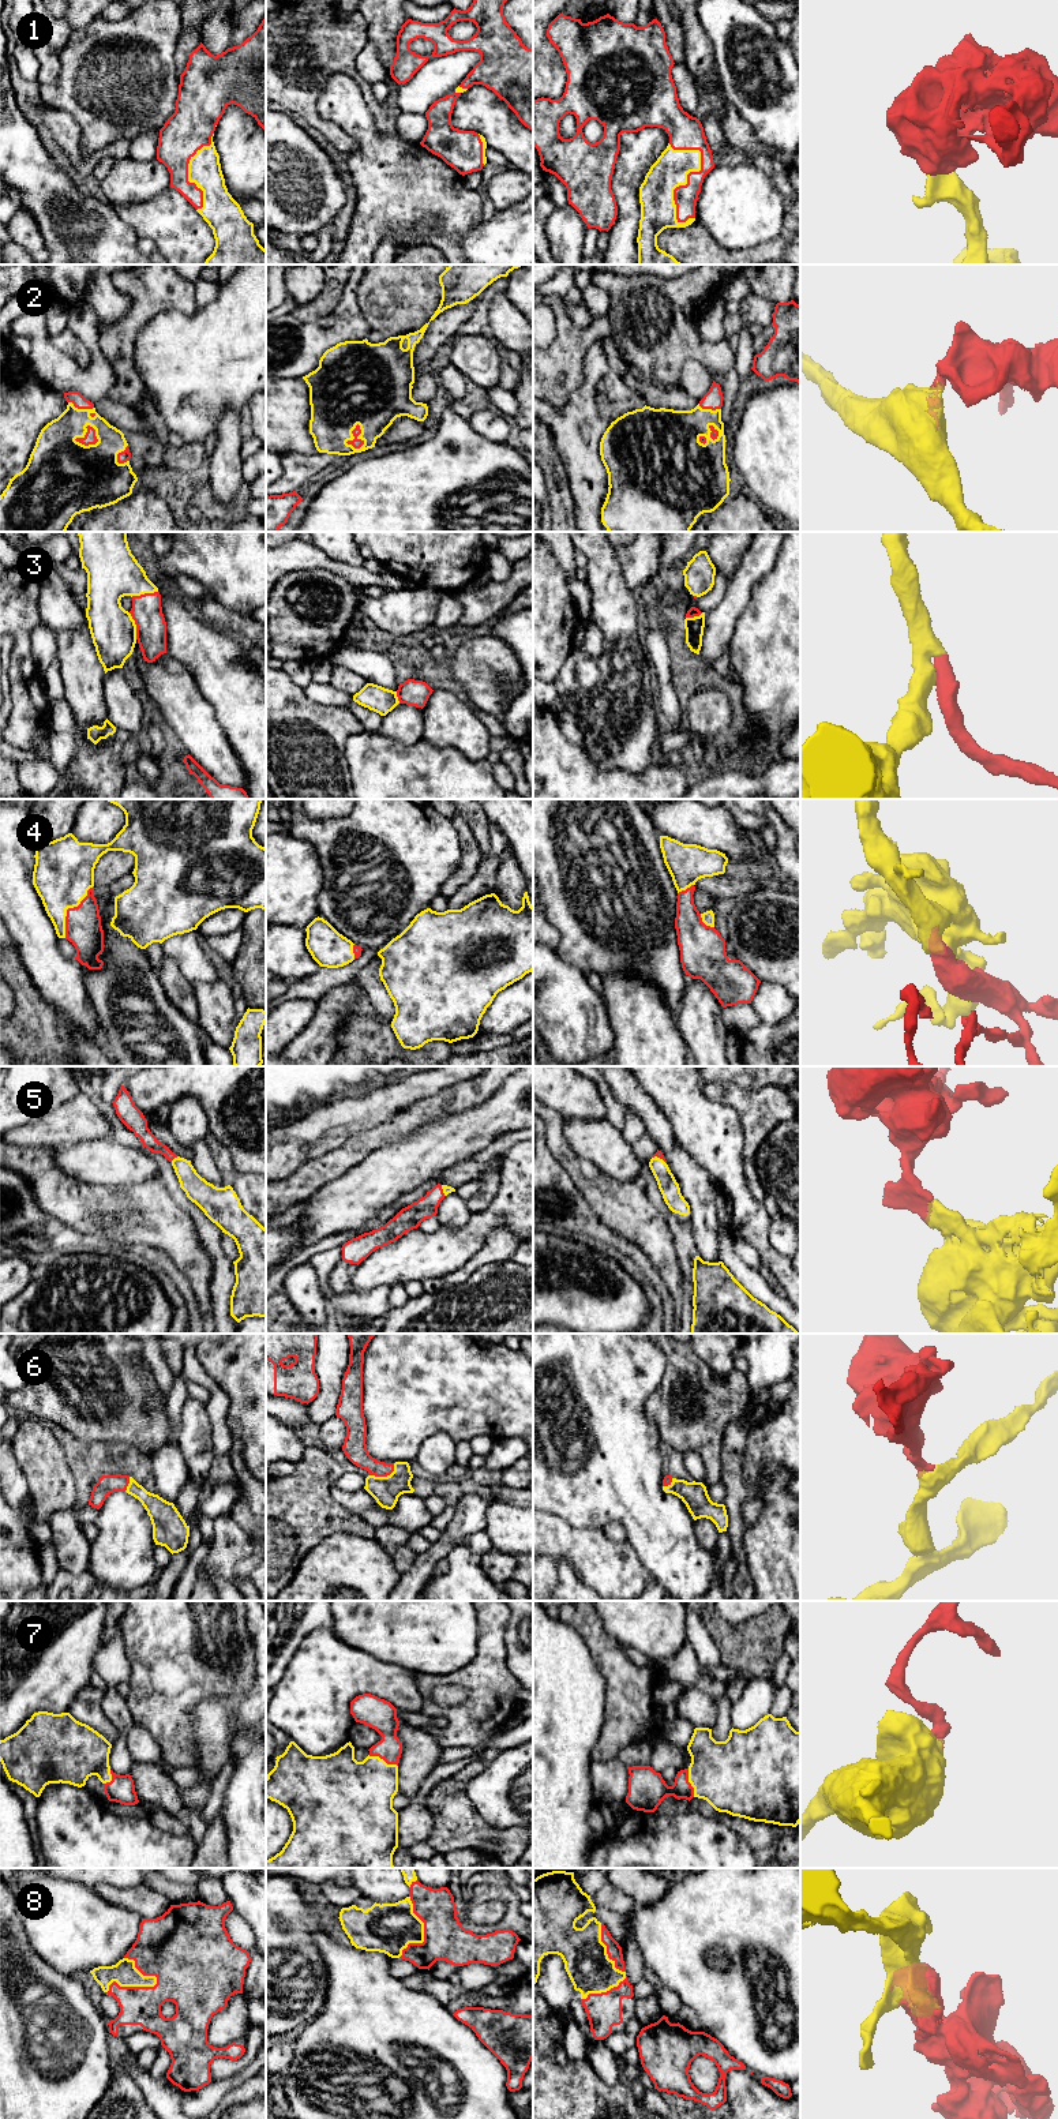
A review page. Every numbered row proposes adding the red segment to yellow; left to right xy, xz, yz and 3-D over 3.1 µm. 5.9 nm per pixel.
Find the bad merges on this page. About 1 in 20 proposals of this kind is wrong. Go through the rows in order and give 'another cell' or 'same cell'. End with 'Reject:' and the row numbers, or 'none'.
1: same cell
2: same cell
3: same cell
4: same cell
5: same cell
6: same cell
7: same cell
8: same cell
Reject: none

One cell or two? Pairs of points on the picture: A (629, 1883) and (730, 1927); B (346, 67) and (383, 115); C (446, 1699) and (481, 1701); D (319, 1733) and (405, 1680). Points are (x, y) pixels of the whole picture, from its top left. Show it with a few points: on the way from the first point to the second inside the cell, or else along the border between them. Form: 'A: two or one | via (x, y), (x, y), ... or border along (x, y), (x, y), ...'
A: two | border along (671, 1883), (657, 1901), (636, 1905)
B: one | via (359, 79), (367, 89), (372, 102)
C: two | border along (468, 1692), (456, 1705), (432, 1701)
D: one | via (330, 1709), (359, 1680), (381, 1680)

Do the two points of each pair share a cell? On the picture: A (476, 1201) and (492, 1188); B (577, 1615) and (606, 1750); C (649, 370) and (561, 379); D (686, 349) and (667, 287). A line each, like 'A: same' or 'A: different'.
A: same
B: same
C: different
D: same

